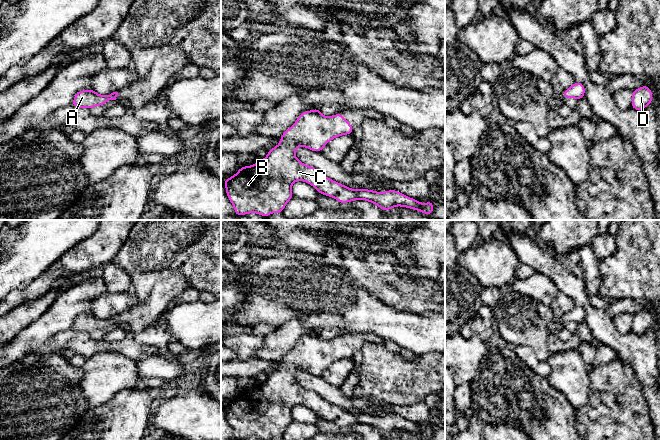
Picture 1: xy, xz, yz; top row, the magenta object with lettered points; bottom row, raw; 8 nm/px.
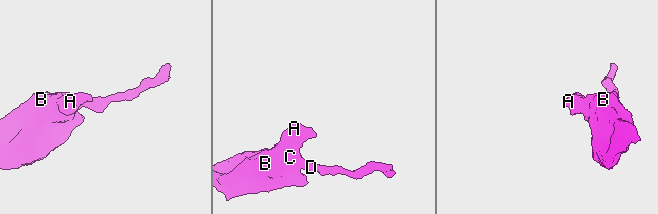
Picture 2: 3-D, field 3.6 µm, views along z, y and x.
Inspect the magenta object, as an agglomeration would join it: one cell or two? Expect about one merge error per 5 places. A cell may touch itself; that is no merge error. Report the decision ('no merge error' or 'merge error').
no merge error

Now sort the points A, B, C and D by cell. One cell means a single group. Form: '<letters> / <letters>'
A B C D

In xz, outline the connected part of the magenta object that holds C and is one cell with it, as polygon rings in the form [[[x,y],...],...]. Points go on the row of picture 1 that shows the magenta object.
[[[319,108],[302,112],[295,123],[281,135],[280,143],[274,148],[270,148],[263,160],[258,160],[254,165],[240,167],[236,174],[224,179],[226,194],[233,205],[235,214],[240,217],[257,213],[267,218],[272,213],[283,213],[286,204],[294,197],[292,193],[293,183],[300,180],[313,186],[319,194],[332,197],[340,204],[365,200],[377,205],[383,211],[400,206],[420,211],[422,214],[432,215],[434,201],[420,203],[394,189],[384,192],[370,189],[351,189],[326,177],[315,167],[302,163],[295,156],[295,150],[299,146],[314,152],[321,152],[328,142],[336,137],[352,134],[353,130],[353,126],[341,113],[324,116],[320,113]]]

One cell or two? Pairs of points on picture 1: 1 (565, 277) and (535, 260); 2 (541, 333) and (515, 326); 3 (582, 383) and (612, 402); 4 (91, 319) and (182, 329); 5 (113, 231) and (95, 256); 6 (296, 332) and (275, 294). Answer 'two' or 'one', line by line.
1: one
2: one
3: two
4: two
5: one
6: two

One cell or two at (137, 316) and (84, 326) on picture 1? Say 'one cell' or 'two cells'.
one cell

